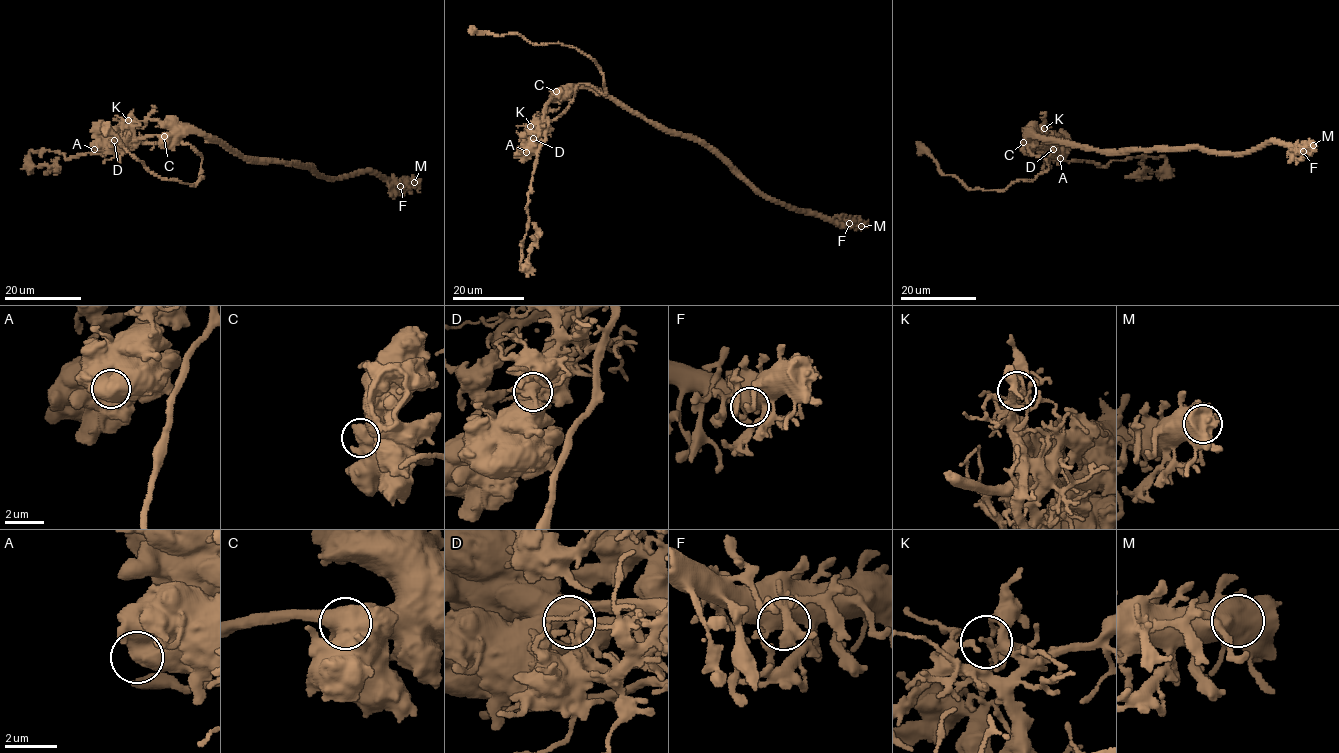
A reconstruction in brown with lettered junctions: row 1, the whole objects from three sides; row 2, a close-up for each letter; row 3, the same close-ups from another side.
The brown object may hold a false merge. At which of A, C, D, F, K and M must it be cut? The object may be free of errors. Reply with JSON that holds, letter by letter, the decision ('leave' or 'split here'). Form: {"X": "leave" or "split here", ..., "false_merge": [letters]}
{"A": "leave", "C": "leave", "D": "split here", "F": "leave", "K": "leave", "M": "leave", "false_merge": ["D"]}

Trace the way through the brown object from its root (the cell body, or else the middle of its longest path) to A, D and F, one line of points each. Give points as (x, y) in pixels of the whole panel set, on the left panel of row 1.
A: (182, 130), (141, 139), (110, 139), (94, 149)
D: (182, 130), (142, 139), (113, 140)
F: (182, 130), (215, 136), (247, 158), (313, 165), (318, 173), (329, 177), (377, 173), (400, 186)

